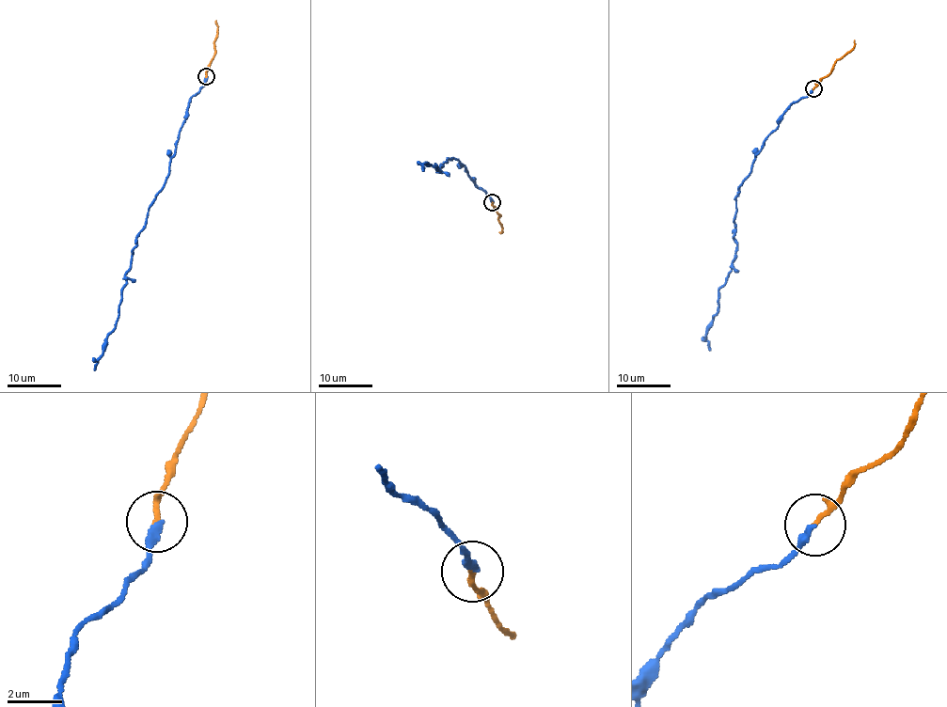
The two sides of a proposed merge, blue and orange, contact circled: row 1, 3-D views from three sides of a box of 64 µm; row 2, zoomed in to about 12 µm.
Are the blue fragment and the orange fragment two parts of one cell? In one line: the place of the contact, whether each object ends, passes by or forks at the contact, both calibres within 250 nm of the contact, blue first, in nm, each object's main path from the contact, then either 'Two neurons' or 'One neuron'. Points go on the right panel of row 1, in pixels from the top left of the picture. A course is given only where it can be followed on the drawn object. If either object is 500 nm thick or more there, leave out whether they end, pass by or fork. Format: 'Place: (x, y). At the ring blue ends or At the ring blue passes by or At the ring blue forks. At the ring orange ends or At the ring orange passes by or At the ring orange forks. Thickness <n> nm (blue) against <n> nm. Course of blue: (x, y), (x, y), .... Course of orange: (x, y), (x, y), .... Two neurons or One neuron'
Place: (813, 88). At the ring blue ends. At the ring orange ends. Thickness 280 nm (blue) against 190 nm. Course of blue: (813, 89), (782, 114), (739, 186), (733, 238), (736, 259), (718, 290), (718, 311), (707, 332), (710, 351). Course of orange: (813, 89), (831, 71), (833, 65), (851, 49), (854, 39). One neuron

